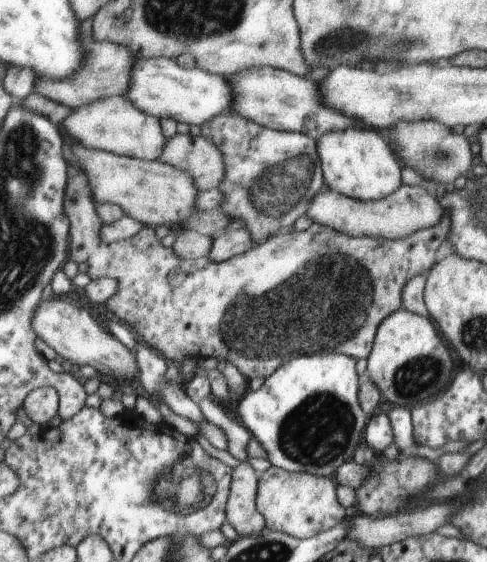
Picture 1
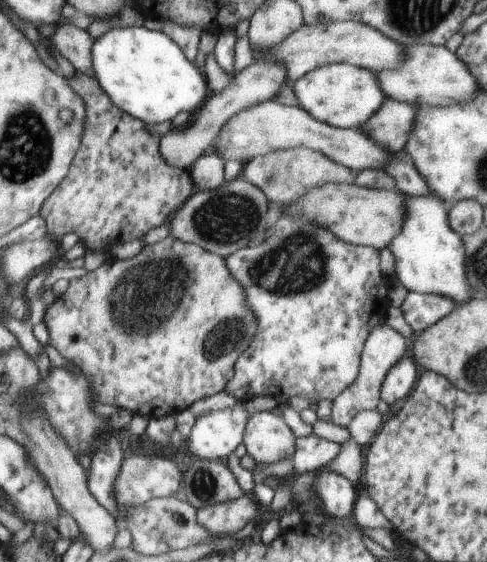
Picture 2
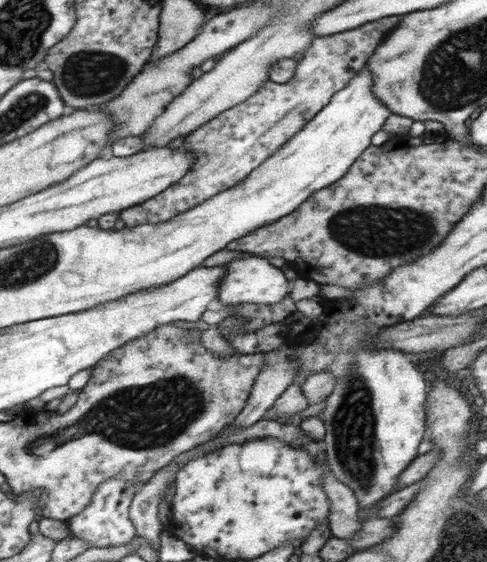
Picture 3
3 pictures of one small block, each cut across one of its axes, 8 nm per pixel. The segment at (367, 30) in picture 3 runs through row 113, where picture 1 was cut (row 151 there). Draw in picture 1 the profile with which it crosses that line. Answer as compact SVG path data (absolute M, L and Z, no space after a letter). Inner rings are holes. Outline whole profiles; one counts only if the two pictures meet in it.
M226 113L202 125L202 136L216 142L226 156L226 178L220 186L220 190L226 194L226 200L220 210L228 212L228 216L234 222L244 222L254 244L275 237L276 234L280 234L280 230L284 230L284 226L292 226L294 230L296 222L300 222L300 218L308 214L312 198L316 194L324 194L321 190L328 186L324 180L324 167L315 138L310 138L307 134L258 126L238 114Z

